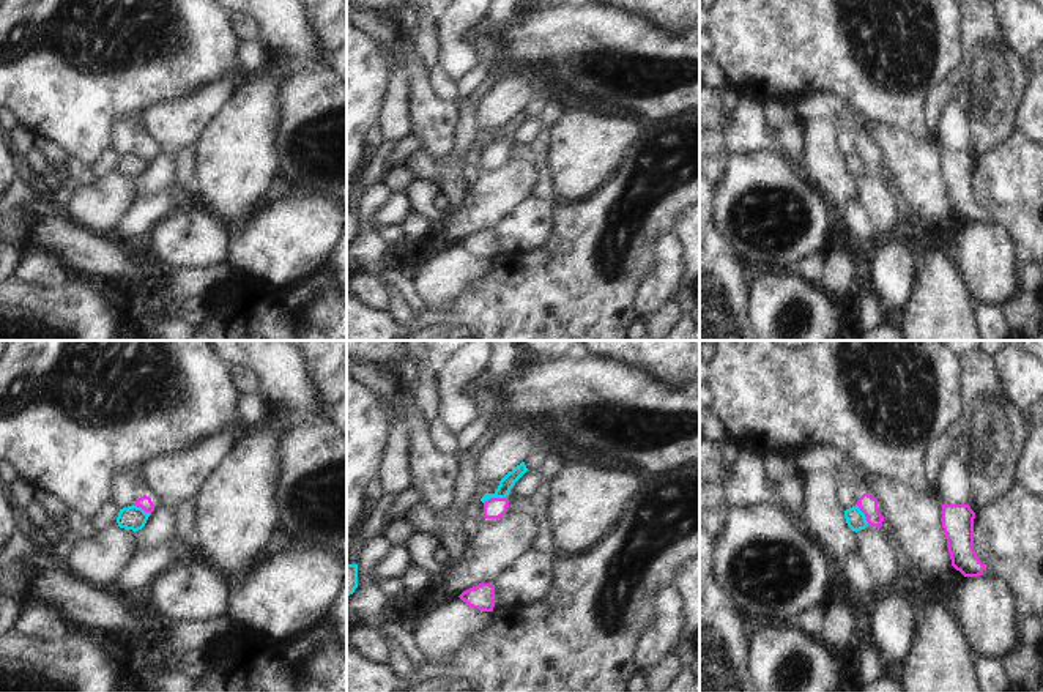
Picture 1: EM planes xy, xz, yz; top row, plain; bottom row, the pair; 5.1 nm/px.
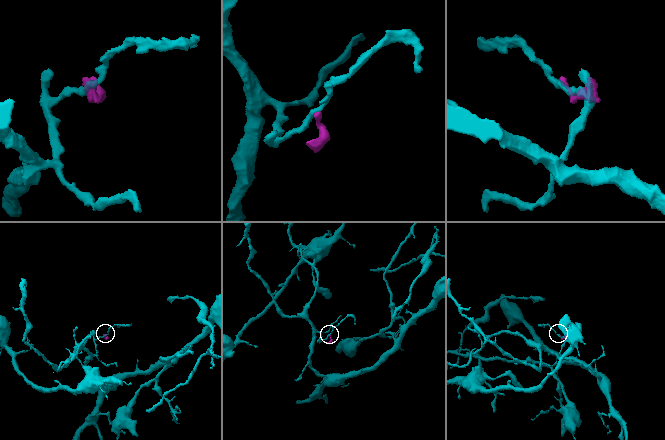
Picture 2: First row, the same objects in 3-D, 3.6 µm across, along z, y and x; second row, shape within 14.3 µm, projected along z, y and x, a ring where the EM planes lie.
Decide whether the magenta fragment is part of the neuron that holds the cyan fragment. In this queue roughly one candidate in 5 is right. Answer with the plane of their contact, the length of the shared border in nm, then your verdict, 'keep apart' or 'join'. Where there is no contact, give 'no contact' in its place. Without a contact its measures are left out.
contact in xz; length 120 nm; keep apart

